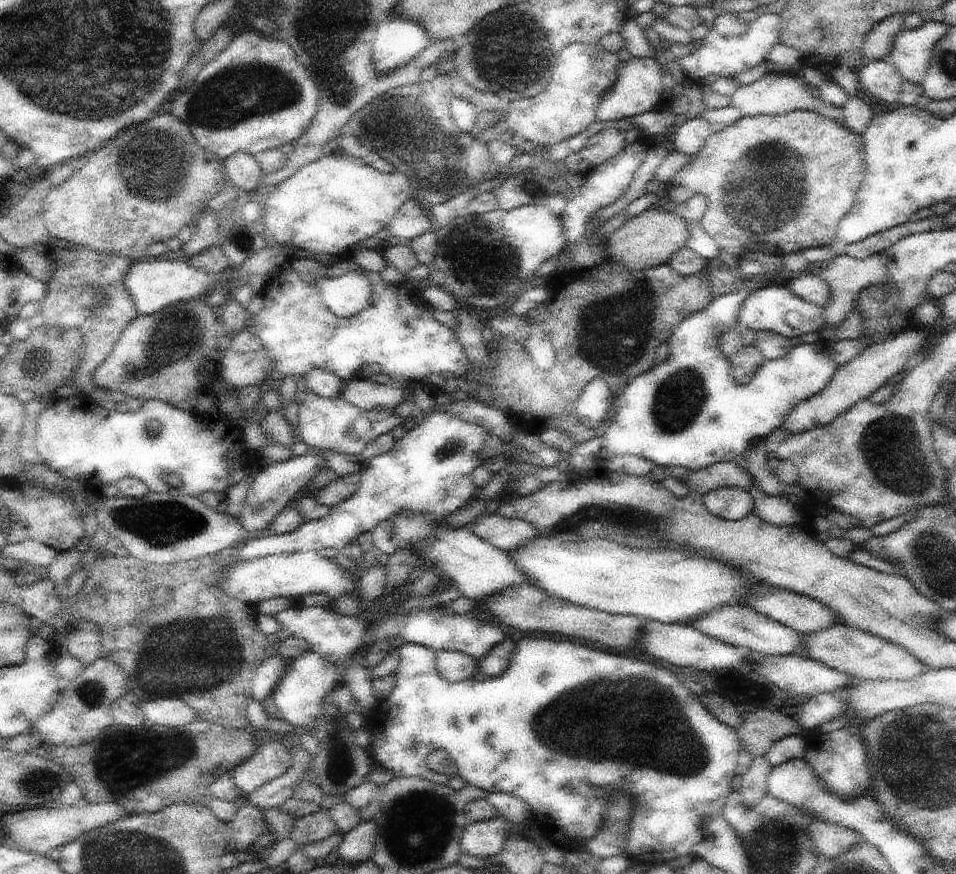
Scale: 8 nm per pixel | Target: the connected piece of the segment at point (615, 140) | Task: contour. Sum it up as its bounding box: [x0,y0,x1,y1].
[579,128,625,167]

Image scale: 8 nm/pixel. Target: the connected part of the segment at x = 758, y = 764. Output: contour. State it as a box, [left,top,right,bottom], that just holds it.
[738,757,772,807]

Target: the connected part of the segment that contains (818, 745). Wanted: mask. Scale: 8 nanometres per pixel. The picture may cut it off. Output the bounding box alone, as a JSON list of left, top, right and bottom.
[804,721,872,797]

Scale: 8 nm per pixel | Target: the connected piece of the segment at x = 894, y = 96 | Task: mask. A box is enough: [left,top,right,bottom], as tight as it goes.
[858,60,905,104]

